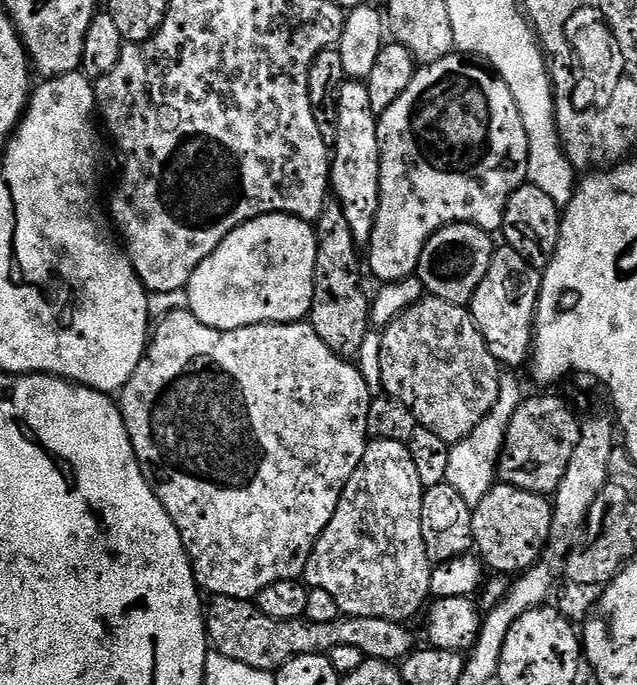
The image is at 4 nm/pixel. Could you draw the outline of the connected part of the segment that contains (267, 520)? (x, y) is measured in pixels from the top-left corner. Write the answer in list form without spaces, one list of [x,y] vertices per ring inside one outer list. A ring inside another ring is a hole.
[[[182,311],[159,321],[155,327],[143,360],[119,393],[118,407],[124,415],[124,425],[142,474],[154,490],[158,502],[162,502],[166,514],[170,514],[184,543],[188,561],[192,563],[192,576],[205,593],[255,601],[259,592],[272,583],[303,577],[312,548],[326,530],[330,518],[334,518],[334,510],[338,510],[346,482],[350,482],[354,470],[358,470],[370,439],[368,415],[374,392],[368,389],[363,374],[354,365],[326,346],[308,322],[255,324],[233,332],[219,332],[200,324],[192,312]]]

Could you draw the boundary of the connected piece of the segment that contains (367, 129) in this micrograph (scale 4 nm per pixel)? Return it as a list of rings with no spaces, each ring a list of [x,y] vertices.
[[[346,80],[338,93],[338,138],[331,157],[331,187],[345,212],[350,230],[357,245],[364,246],[372,239],[376,215],[380,205],[380,143],[378,142],[378,116],[368,107],[368,90],[363,81]]]

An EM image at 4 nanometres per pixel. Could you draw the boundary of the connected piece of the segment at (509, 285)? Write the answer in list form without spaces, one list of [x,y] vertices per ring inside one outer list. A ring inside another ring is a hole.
[[[500,246],[493,251],[490,270],[486,278],[482,278],[482,286],[478,286],[472,295],[470,311],[474,322],[490,354],[494,354],[496,361],[505,369],[520,370],[529,359],[541,283],[541,273],[527,264],[522,254],[513,248]]]

